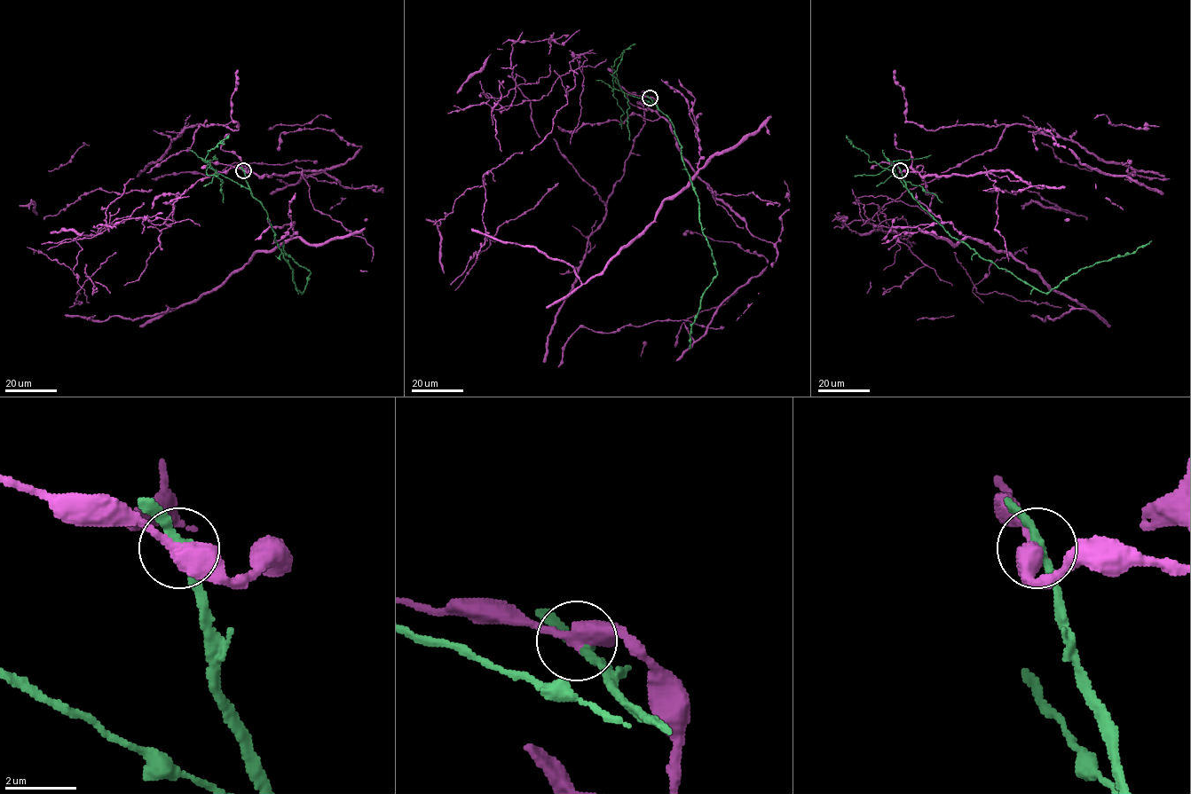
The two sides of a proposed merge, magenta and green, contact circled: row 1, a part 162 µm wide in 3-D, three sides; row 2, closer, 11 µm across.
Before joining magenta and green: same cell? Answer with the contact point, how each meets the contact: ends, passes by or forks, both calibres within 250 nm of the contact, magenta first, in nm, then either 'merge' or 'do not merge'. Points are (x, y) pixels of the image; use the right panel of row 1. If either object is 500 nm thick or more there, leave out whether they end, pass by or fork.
at (900, 170); magenta passes by; green passes by; 440 nm thick on the magenta side, 300 nm on the other; do not merge

